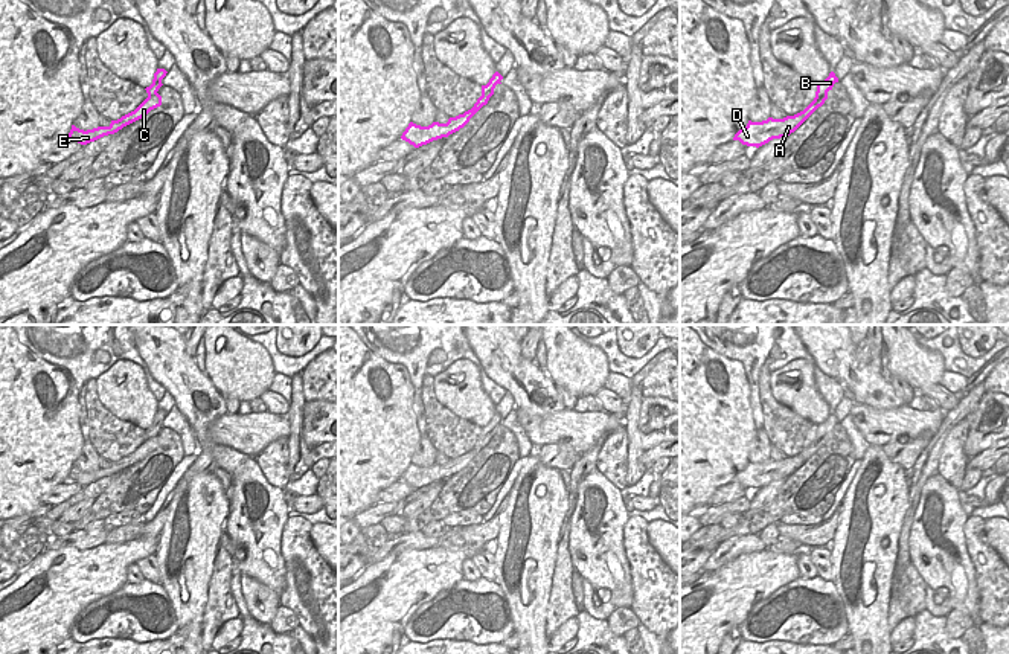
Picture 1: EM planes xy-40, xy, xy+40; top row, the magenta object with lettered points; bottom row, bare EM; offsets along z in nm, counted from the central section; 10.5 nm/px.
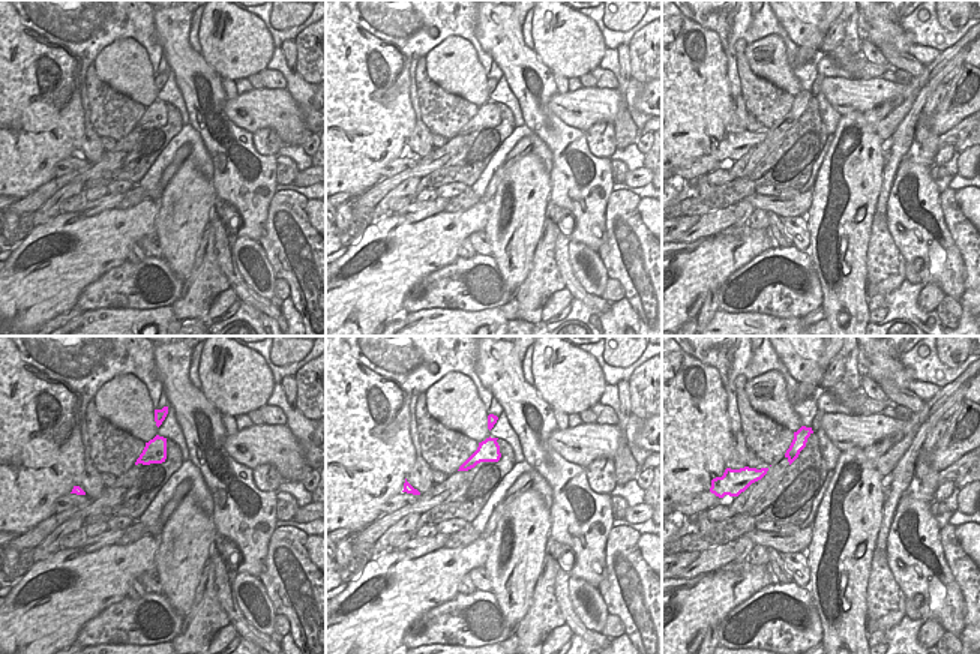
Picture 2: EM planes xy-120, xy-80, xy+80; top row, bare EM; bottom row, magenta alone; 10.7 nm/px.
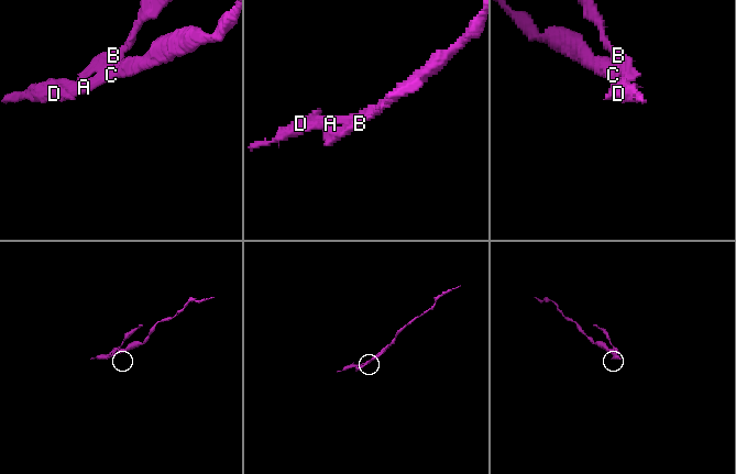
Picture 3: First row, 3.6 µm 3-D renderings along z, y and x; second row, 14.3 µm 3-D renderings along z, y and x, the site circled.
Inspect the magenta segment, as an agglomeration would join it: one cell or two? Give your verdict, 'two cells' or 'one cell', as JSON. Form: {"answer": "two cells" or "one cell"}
{"answer": "two cells"}

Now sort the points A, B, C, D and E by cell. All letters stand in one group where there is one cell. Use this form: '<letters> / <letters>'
A C D E / B

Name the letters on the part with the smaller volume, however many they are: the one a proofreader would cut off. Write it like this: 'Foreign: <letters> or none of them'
Foreign: B

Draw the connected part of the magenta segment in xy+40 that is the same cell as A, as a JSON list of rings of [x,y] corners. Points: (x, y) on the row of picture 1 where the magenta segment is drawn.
[[[828,93],[823,99],[820,99],[815,105],[806,107],[803,111],[786,116],[783,119],[773,119],[768,117],[762,122],[751,122],[748,120],[744,130],[739,130],[733,140],[739,140],[742,145],[747,146],[762,146],[773,139],[788,137],[794,133],[818,107],[825,104],[828,99]]]

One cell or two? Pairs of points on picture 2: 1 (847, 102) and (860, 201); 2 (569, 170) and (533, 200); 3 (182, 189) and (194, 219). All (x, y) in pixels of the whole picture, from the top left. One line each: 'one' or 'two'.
1: two
2: two
3: one

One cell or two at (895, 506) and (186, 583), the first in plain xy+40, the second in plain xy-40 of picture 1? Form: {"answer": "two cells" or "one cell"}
{"answer": "one cell"}

